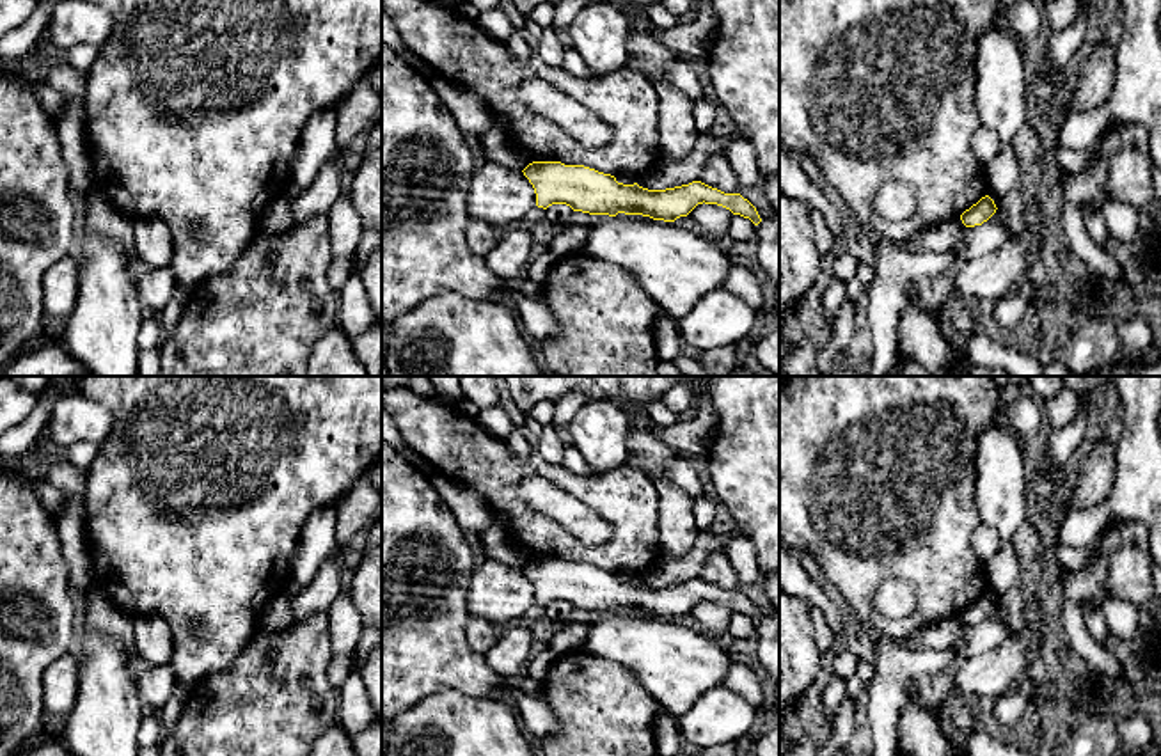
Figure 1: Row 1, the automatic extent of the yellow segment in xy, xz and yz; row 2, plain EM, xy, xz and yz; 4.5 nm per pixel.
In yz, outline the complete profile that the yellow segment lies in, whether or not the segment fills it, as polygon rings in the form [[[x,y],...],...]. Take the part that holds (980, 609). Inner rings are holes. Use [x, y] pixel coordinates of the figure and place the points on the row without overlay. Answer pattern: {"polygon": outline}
{"polygon": [[[985,593],[976,602],[973,602],[969,607],[966,607],[960,612],[960,618],[966,625],[982,623],[996,610],[996,607],[998,605],[994,598],[989,593]]]}

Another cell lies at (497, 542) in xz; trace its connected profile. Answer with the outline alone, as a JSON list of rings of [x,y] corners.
[[[495,518],[494,524],[481,534],[481,545],[486,559],[515,568],[524,568],[529,557],[518,548],[509,529]]]

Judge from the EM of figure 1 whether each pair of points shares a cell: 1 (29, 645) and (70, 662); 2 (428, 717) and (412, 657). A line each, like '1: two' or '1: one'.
1: two
2: two

